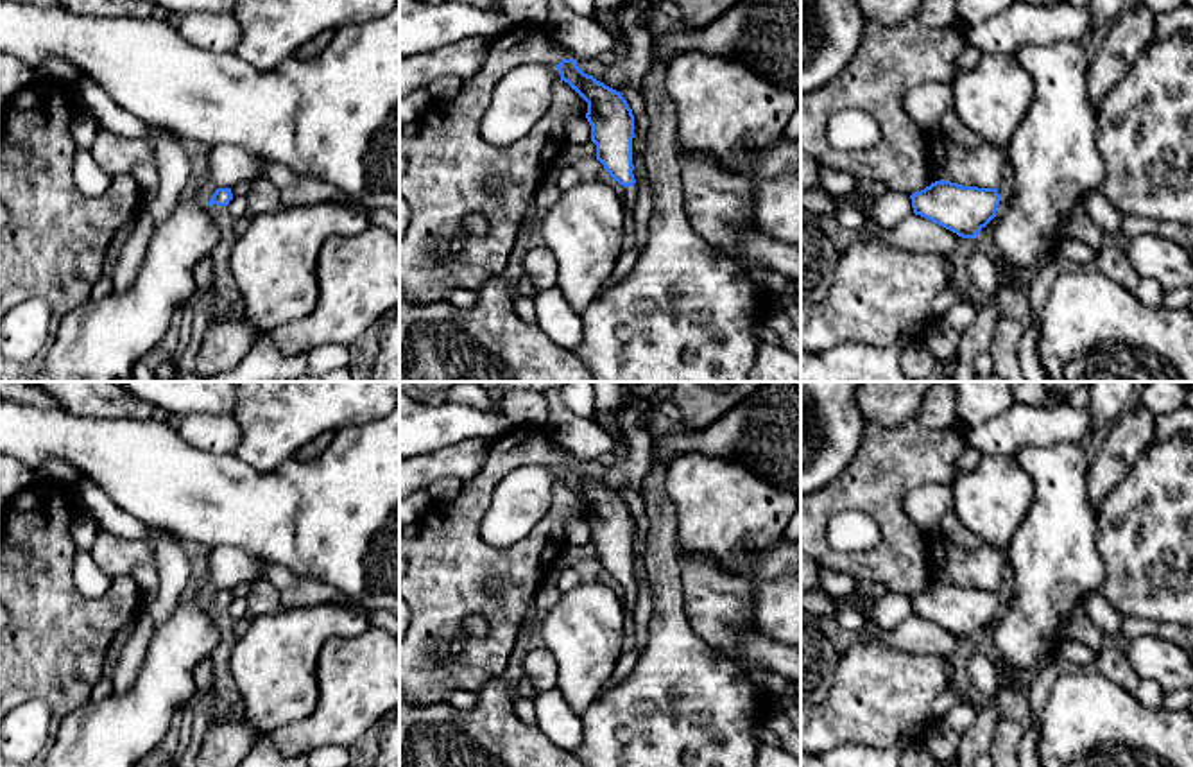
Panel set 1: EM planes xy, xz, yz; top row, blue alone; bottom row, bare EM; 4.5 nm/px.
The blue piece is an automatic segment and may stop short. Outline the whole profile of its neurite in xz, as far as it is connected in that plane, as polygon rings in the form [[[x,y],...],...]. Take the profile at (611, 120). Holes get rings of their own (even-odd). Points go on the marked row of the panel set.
[[[562,59],[557,70],[561,81],[568,82],[588,102],[586,118],[591,125],[591,142],[596,145],[596,159],[625,188],[622,194],[625,211],[634,211],[632,109],[620,91],[584,73],[575,59]]]

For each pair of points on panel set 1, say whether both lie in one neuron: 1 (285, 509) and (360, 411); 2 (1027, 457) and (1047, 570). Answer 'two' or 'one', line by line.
1: two
2: one

